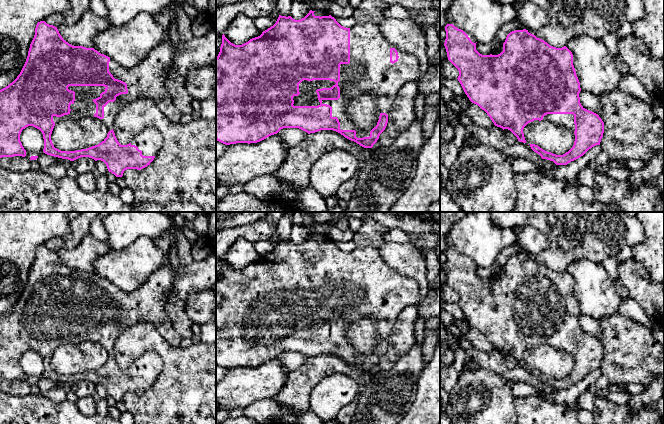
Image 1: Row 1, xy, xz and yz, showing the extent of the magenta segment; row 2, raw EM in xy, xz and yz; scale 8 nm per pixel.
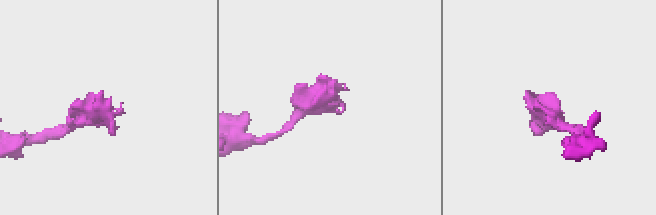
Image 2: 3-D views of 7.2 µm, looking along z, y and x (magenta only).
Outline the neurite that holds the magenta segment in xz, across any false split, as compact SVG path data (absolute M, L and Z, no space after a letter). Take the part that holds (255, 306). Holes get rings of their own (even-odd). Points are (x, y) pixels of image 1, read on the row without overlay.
M310 234L309 237L300 244L295 244L291 240L286 241L279 239L273 250L263 255L260 260L252 262L242 269L235 269L231 267L224 258L222 259L220 276L216 281L216 364L225 369L236 367L257 367L271 359L277 358L283 352L299 352L308 358L321 354L333 354L364 372L372 372L387 350L387 338L390 335L397 316L406 306L416 305L420 300L421 296L417 282L407 276L401 275L398 271L391 269L380 256L379 250L374 247L353 247L350 252L345 252L341 250L336 243L328 237L328 235L324 234ZM365 316L370 316L375 319L380 340L377 349L371 355L361 356L348 343L346 330L354 321Z

